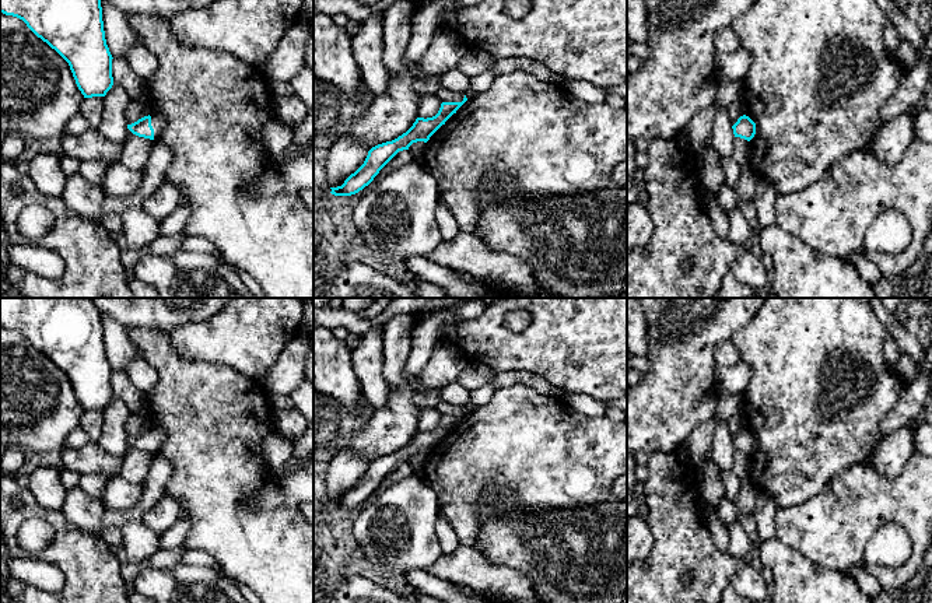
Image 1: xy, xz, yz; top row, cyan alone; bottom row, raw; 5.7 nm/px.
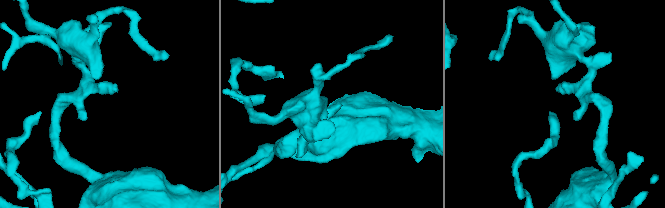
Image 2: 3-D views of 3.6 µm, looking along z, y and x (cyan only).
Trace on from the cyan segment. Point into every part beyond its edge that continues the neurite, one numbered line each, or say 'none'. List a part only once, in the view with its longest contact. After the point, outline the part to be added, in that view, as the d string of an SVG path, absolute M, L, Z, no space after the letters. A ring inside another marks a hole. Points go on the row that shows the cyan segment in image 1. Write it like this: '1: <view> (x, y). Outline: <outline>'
1: xy (158, 121). Outline: M151 113L151 126L154 129L154 141L158 140L158 137L162 134L168 125L168 119L162 113Z

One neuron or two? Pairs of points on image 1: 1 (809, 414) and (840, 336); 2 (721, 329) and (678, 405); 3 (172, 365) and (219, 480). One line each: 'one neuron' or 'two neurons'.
1: one neuron
2: one neuron
3: one neuron

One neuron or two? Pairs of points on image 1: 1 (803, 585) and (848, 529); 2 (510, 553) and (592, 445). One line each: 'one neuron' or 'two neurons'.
1: two neurons
2: two neurons

